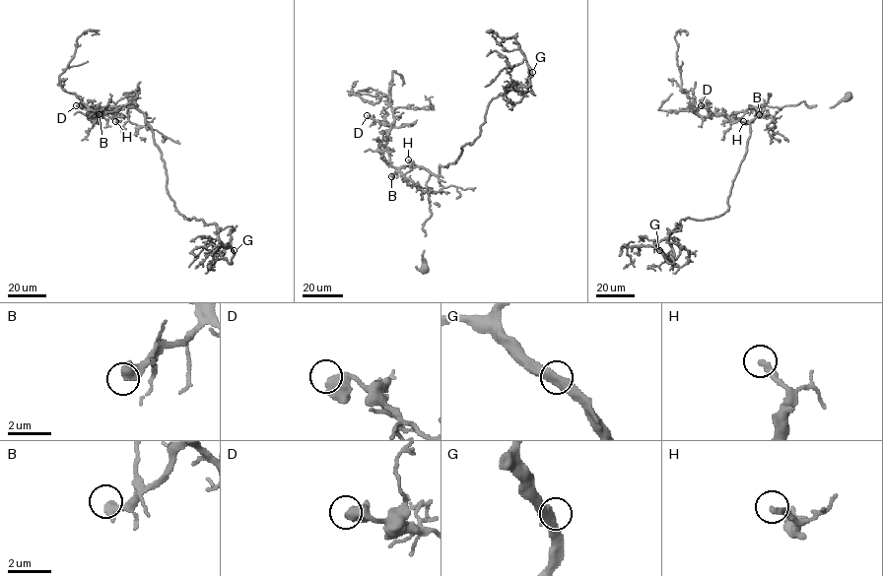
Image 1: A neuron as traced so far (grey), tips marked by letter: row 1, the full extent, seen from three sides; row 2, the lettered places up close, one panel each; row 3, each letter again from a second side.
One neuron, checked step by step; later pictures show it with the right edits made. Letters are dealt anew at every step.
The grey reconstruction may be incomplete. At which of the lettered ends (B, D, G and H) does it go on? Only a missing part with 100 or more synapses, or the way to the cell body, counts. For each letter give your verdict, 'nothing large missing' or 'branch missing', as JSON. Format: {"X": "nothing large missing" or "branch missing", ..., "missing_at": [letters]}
{"B": "branch missing", "D": "nothing large missing", "G": "nothing large missing", "H": "nothing large missing", "missing_at": ["B"]}

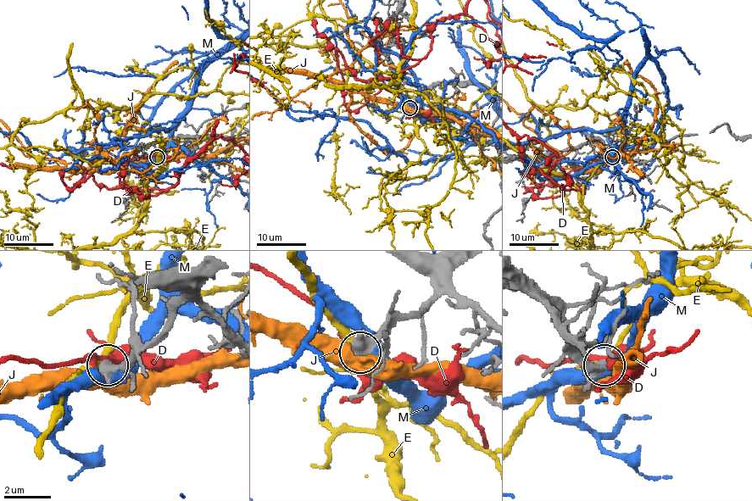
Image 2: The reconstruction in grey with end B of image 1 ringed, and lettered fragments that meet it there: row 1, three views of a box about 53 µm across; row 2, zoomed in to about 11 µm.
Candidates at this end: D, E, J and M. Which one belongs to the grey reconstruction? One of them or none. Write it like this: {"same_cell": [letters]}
{"same_cell": []}

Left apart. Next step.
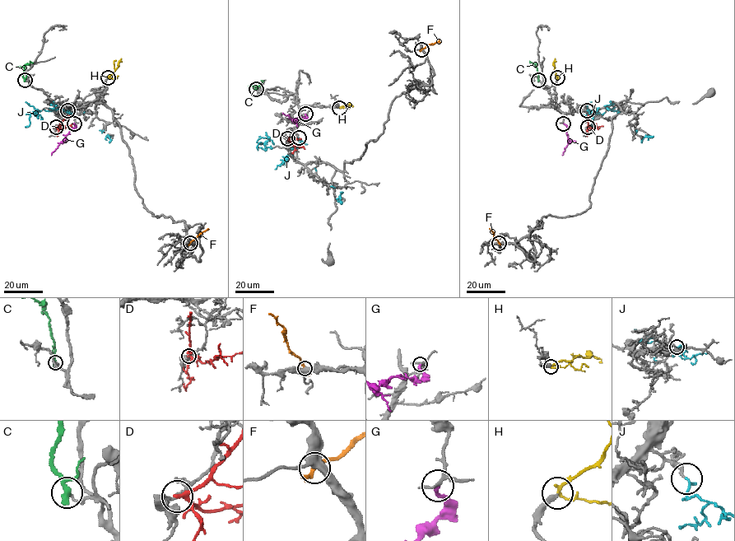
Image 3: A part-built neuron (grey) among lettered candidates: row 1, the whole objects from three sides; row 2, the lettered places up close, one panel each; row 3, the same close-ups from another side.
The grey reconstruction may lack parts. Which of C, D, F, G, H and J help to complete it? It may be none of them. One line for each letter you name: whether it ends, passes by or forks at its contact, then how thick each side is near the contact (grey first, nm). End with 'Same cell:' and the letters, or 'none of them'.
G: it ends; calibres 170 and 180 nm
H: it passes by; calibres 340 and 170 nm
Same cell: G, H

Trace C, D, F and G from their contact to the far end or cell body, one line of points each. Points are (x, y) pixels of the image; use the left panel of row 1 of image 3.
C: (25, 80), (24, 67), (30, 61)
D: (56, 127), (60, 128), (71, 125), (73, 129)
F: (190, 243), (208, 228)
G: (74, 123), (74, 128), (51, 155)

